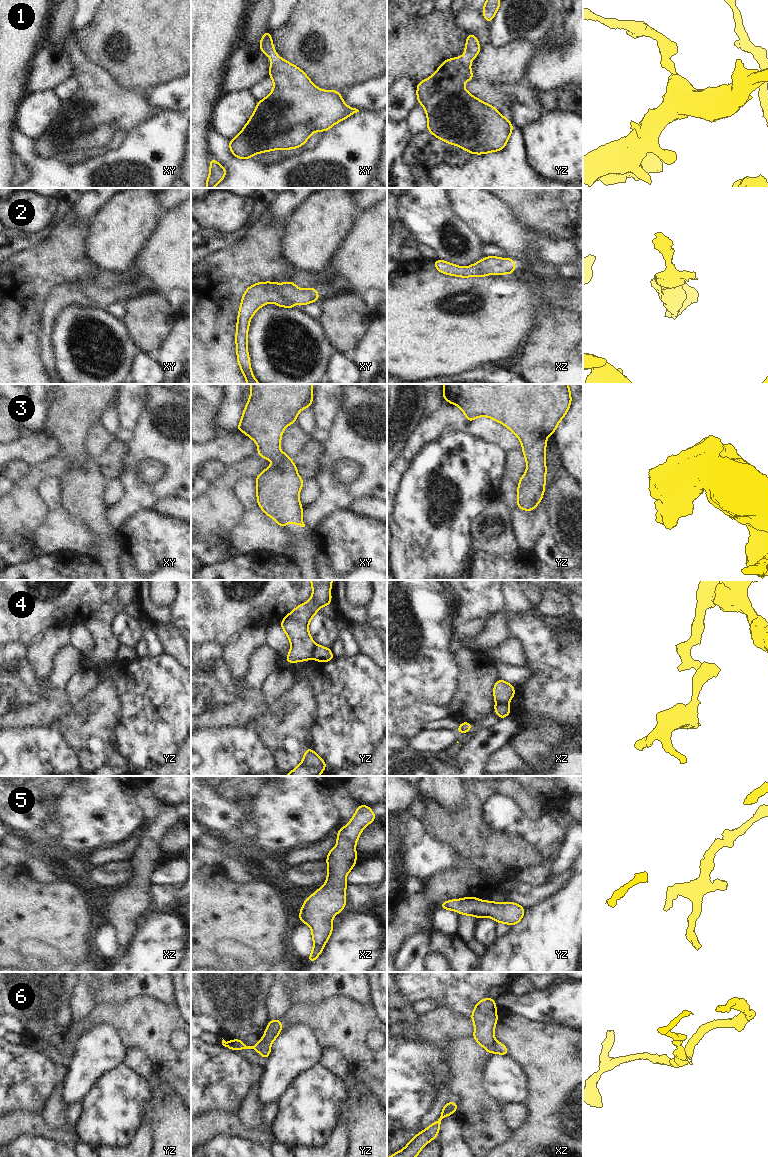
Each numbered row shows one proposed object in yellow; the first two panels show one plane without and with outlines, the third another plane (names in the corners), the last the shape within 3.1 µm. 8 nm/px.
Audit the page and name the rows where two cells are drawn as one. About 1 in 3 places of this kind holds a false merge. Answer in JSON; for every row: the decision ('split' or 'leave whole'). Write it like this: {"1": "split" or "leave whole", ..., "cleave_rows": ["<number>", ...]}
{"1": "leave whole", "2": "leave whole", "3": "leave whole", "4": "split", "5": "leave whole", "6": "split", "cleave_rows": ["4", "6"]}

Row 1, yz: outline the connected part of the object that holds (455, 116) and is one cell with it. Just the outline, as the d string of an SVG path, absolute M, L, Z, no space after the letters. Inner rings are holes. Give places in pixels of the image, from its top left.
M468 33L464 56L443 61L431 77L416 85L417 101L424 106L427 115L427 131L438 139L457 145L474 155L503 150L514 128L496 107L473 97L462 86L464 82L475 79L470 70L470 61L480 51L478 39Z

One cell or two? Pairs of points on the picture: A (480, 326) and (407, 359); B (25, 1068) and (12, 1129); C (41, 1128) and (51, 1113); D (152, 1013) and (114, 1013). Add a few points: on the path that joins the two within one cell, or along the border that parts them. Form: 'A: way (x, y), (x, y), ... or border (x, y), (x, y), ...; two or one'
A: way (462, 326), (440, 326), (425, 341); one
B: border (37, 1111), (10, 1112); two
C: border (39, 1113), (47, 1126), (63, 1129); two
D: way (143, 1013), (123, 1013); one

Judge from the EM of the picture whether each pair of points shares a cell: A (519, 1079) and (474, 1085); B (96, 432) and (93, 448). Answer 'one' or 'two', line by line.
A: two
B: one

